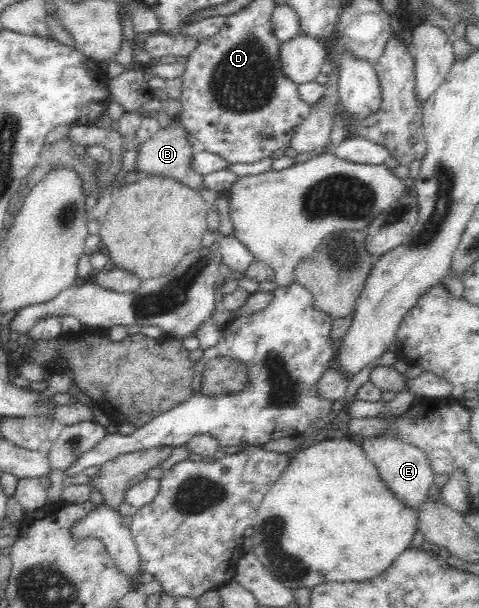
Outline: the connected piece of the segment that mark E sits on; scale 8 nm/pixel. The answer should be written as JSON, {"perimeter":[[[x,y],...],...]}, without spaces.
{"perimeter":[[[389,436],[365,438],[362,448],[369,460],[375,464],[381,480],[385,481],[389,491],[393,492],[393,496],[397,497],[397,500],[401,500],[405,506],[409,506],[410,510],[418,513],[424,501],[427,500],[427,493],[433,485],[434,477],[429,460],[421,449],[401,440],[389,438]]]}

